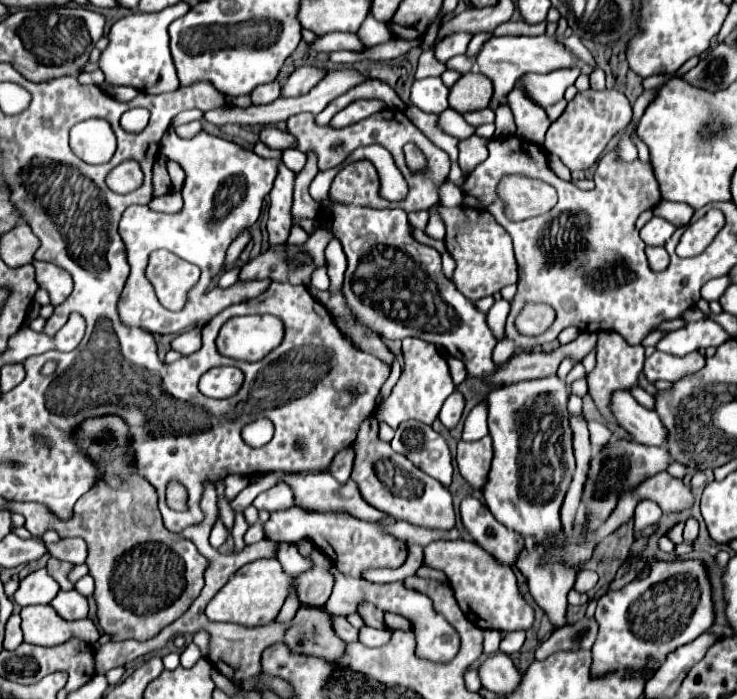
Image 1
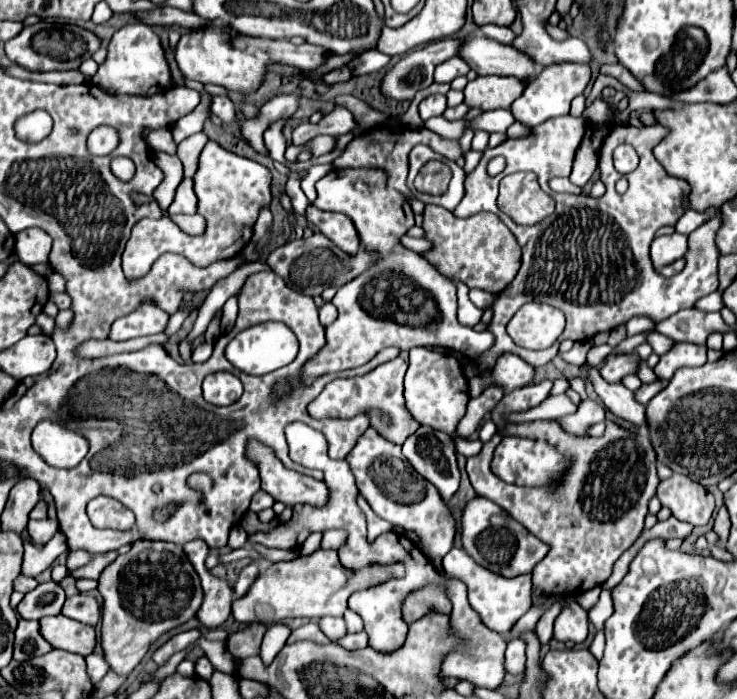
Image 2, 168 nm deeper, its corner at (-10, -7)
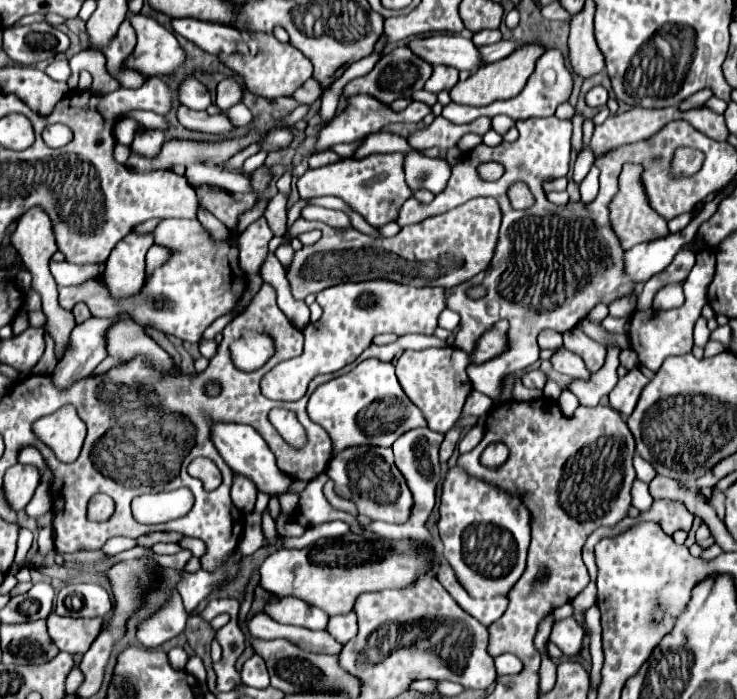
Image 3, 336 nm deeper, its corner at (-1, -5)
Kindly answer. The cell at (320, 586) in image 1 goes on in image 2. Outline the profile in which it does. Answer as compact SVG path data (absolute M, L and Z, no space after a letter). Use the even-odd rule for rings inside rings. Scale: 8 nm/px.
M317 549L311 555L299 555L287 563L273 563L257 577L245 597L233 601L231 611L235 621L239 623L269 623L287 617L343 617L349 595L367 587L377 587L377 583L387 583L387 579L399 579L403 575L403 563L391 563L391 567L363 567L359 571L351 571L349 567L343 567L339 563L337 551Z

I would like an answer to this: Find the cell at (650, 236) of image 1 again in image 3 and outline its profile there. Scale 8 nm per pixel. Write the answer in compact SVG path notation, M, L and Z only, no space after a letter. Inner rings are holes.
M694 219L686 229L678 233L668 233L666 237L660 237L656 241L646 241L642 245L636 245L634 249L626 251L626 273L632 277L632 281L646 283L652 275L664 271L674 255L694 239L694 233L702 219Z

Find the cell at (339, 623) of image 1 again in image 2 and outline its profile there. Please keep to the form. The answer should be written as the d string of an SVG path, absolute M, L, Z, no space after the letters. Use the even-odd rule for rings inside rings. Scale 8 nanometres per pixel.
M321 617L319 619L319 629L333 641L337 641L337 639L341 639L345 633L347 633L347 629L345 629L345 619L341 619L341 617Z

